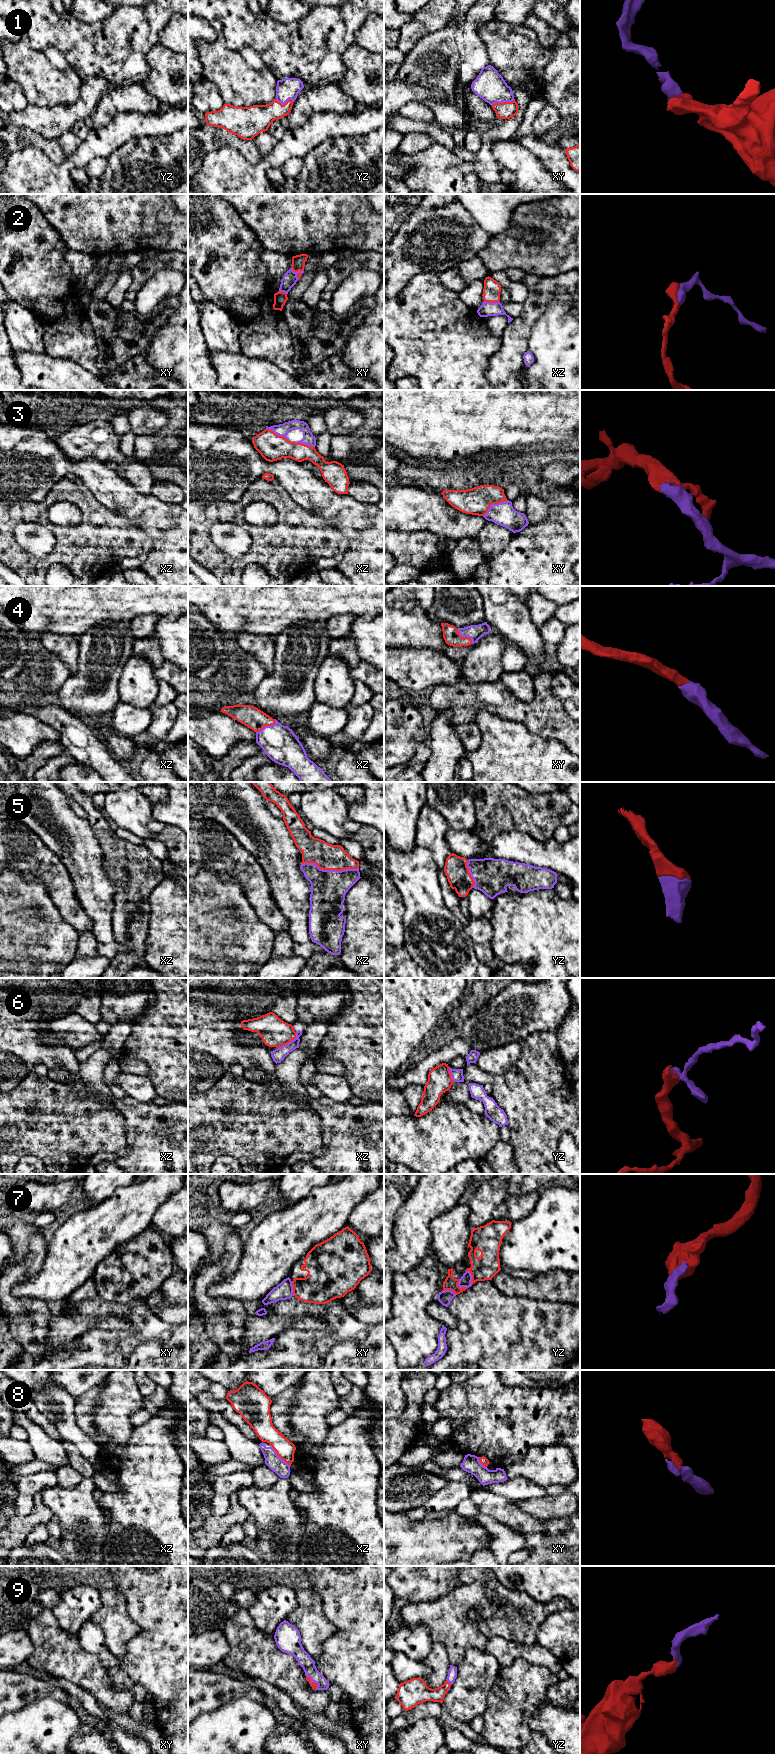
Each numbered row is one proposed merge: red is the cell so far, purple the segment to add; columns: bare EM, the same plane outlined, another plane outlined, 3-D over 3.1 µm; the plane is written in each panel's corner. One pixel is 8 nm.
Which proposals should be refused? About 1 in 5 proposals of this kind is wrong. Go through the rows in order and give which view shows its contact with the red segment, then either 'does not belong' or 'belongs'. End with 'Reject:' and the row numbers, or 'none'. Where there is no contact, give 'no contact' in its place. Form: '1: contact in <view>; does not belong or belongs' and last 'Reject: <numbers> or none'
1: contact in xy; belongs
2: contact in xy; does not belong
3: contact in xy; belongs
4: contact in xz; belongs
5: contact in xz; belongs
6: contact in xz; does not belong
7: contact in yz; does not belong
8: contact in xz; does not belong
9: contact in xy; belongs
Reject: 2, 6, 7, 8

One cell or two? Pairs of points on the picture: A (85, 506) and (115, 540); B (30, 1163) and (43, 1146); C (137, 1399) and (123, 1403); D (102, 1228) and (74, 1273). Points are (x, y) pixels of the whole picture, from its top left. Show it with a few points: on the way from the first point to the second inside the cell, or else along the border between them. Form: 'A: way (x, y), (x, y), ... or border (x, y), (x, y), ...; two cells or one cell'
A: way (93, 514), (104, 525), (104, 529), (107, 532); one cell
B: border (16, 1162), (24, 1156), (34, 1155), (44, 1163); two cells
C: way (134, 1400), (126, 1400); one cell
D: way (91, 1239), (91, 1243), (74, 1262); one cell

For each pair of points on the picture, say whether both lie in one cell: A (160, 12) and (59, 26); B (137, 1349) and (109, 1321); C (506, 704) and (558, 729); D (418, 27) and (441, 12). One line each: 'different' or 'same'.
A: same
B: different
C: same
D: same

